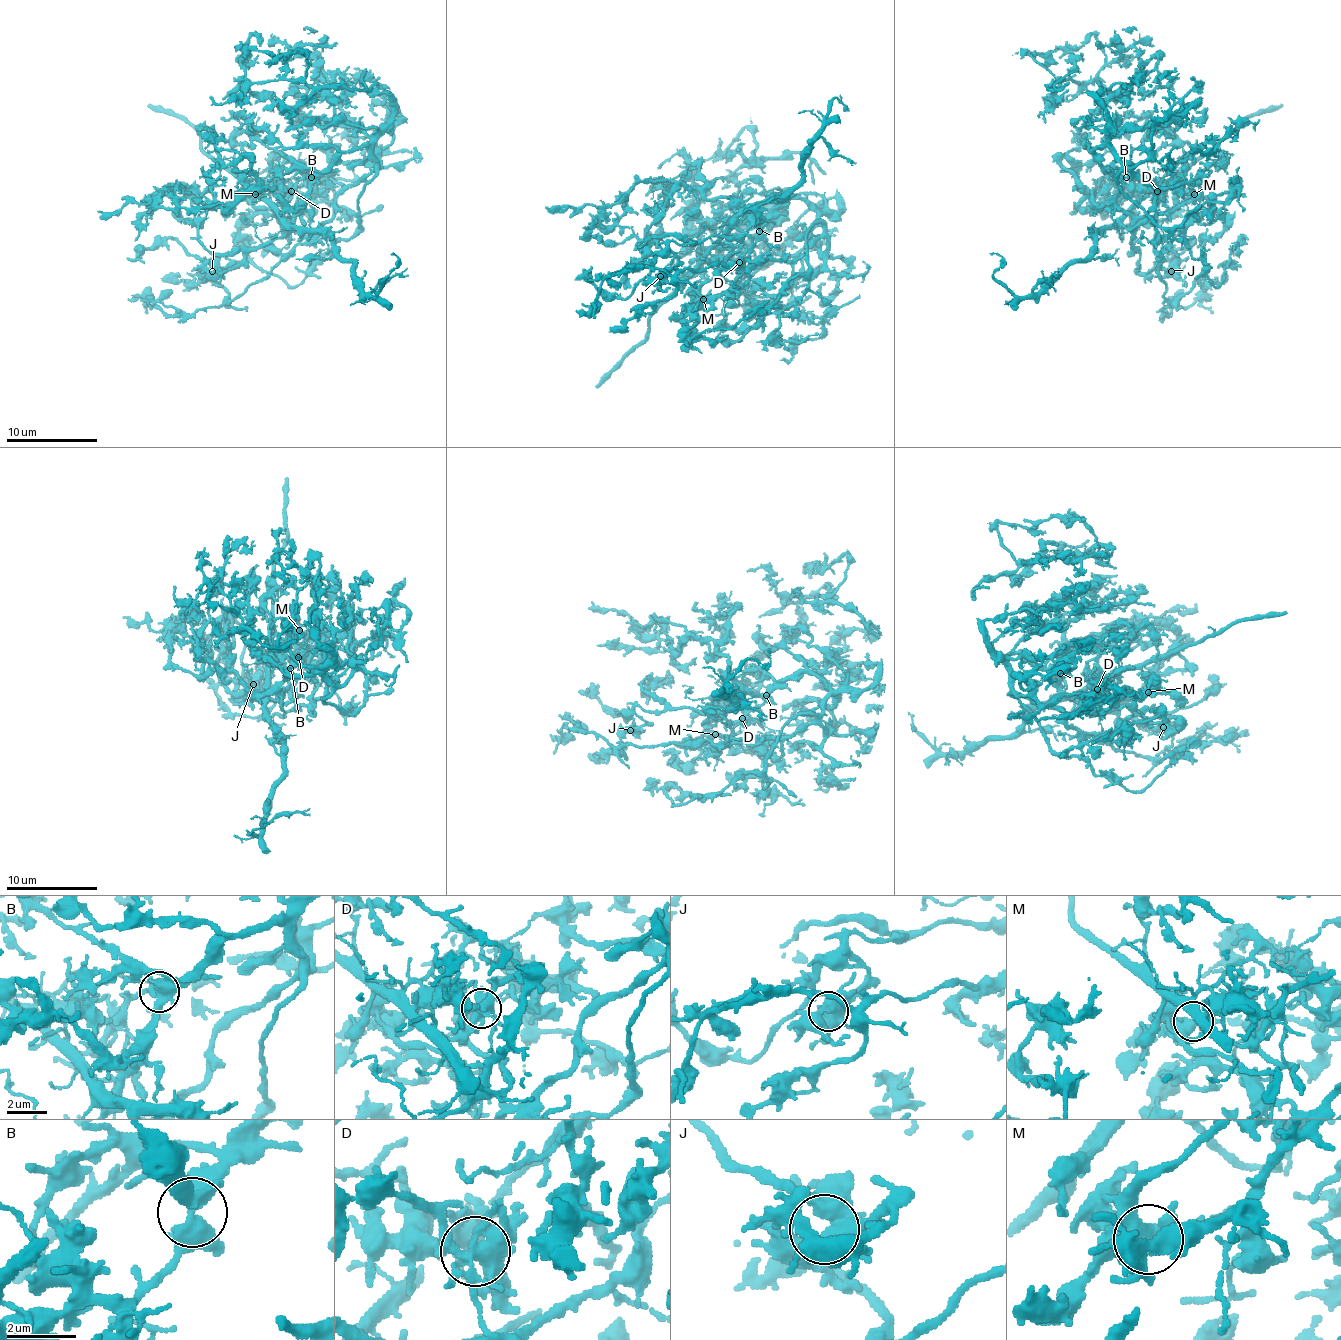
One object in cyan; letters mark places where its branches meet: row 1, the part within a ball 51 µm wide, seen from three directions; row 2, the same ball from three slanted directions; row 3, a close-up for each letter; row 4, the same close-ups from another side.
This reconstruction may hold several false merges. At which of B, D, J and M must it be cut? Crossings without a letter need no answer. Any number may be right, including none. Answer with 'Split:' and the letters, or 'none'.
Split: D

